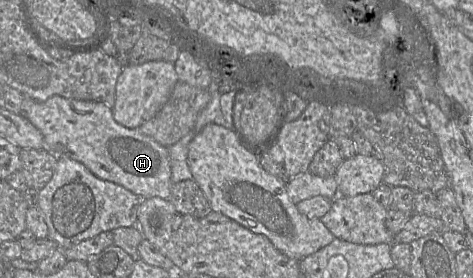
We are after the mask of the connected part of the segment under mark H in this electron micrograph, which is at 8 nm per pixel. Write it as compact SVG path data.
M57 95L46 101L25 97L21 113L42 133L44 149L47 151L58 157L68 157L84 164L98 178L119 184L138 197L168 199L172 186L168 147L142 134L138 128L127 128L117 123L112 108L105 103L68 99Z

